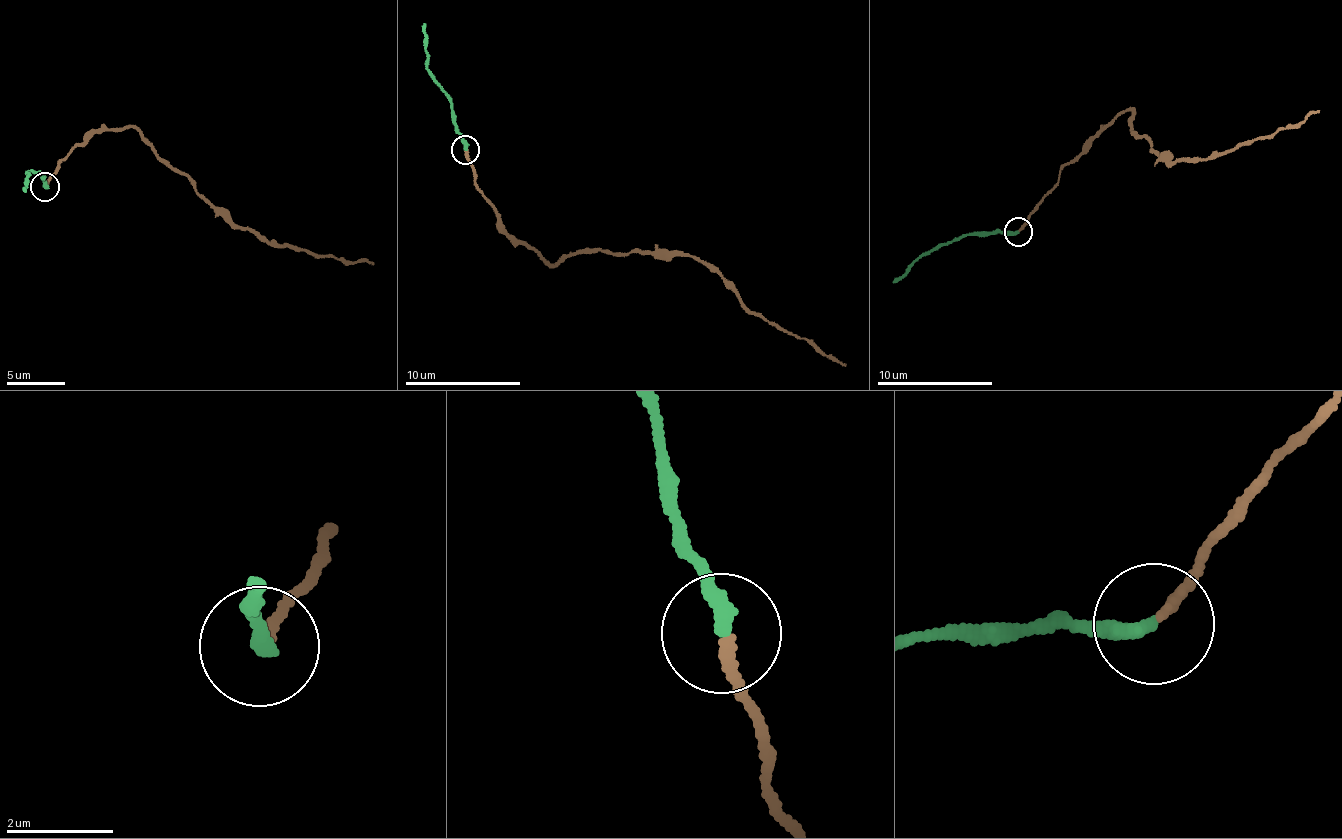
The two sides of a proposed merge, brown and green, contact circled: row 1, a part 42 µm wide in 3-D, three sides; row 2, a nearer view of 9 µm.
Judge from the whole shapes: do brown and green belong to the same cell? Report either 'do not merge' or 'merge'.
do not merge

